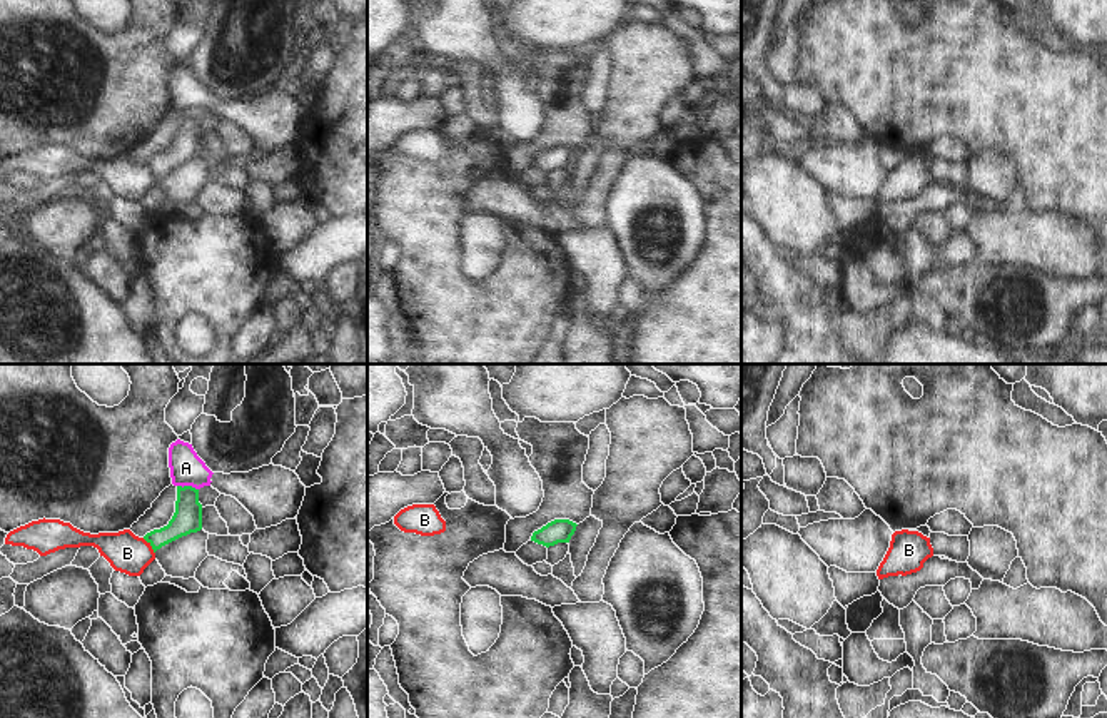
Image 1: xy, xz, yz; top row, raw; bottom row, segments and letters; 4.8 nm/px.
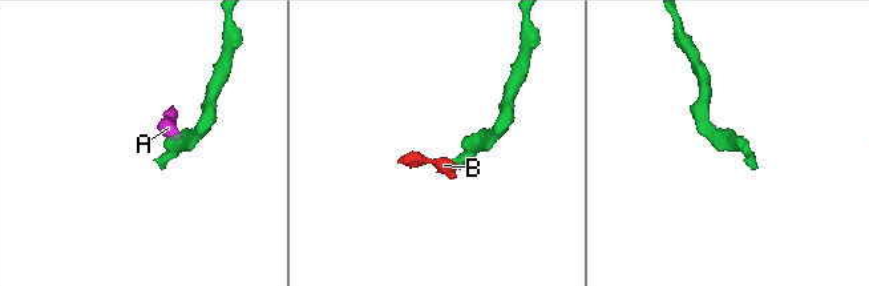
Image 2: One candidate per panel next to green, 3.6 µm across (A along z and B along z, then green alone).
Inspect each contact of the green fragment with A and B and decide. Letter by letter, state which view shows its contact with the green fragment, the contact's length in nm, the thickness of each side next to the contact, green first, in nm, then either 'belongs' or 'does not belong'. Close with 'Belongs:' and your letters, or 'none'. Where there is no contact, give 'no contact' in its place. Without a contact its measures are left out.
A: xy | 110 nm | 140/160 nm | does not belong
B: xy | 100 nm | 140/190 nm | does not belong
Belongs: none

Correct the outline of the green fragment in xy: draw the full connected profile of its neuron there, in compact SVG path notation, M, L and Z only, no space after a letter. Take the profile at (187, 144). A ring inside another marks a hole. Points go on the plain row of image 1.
M177 112L175 139L167 152L154 155L144 162L154 179L162 172L197 159L202 155L202 130L199 129L199 115L192 112Z

